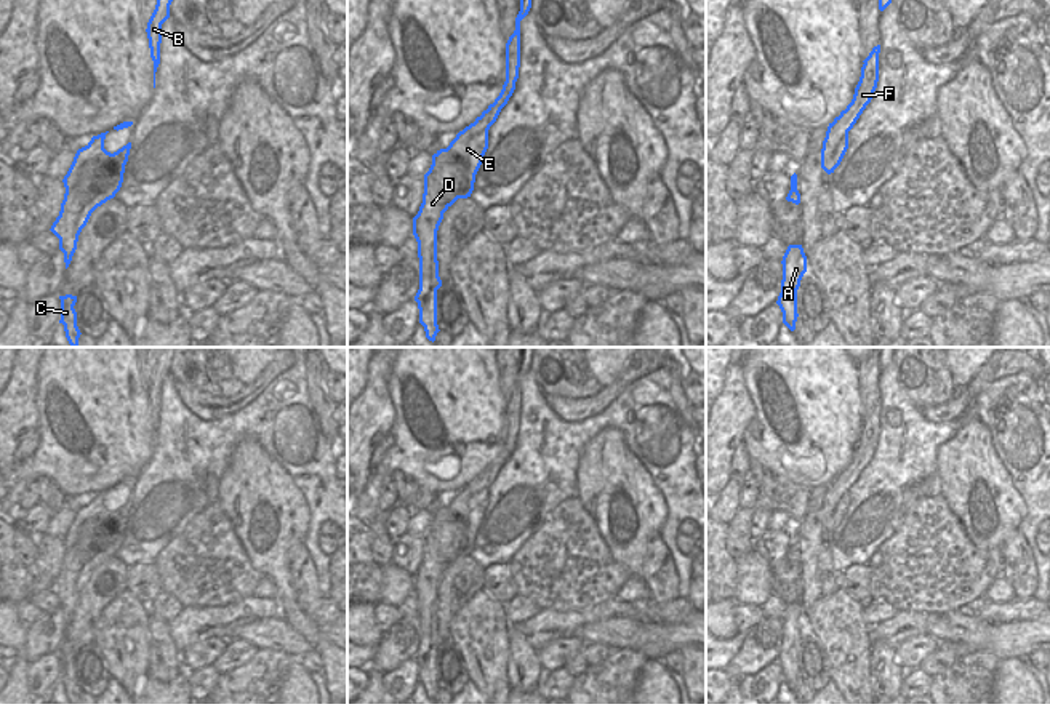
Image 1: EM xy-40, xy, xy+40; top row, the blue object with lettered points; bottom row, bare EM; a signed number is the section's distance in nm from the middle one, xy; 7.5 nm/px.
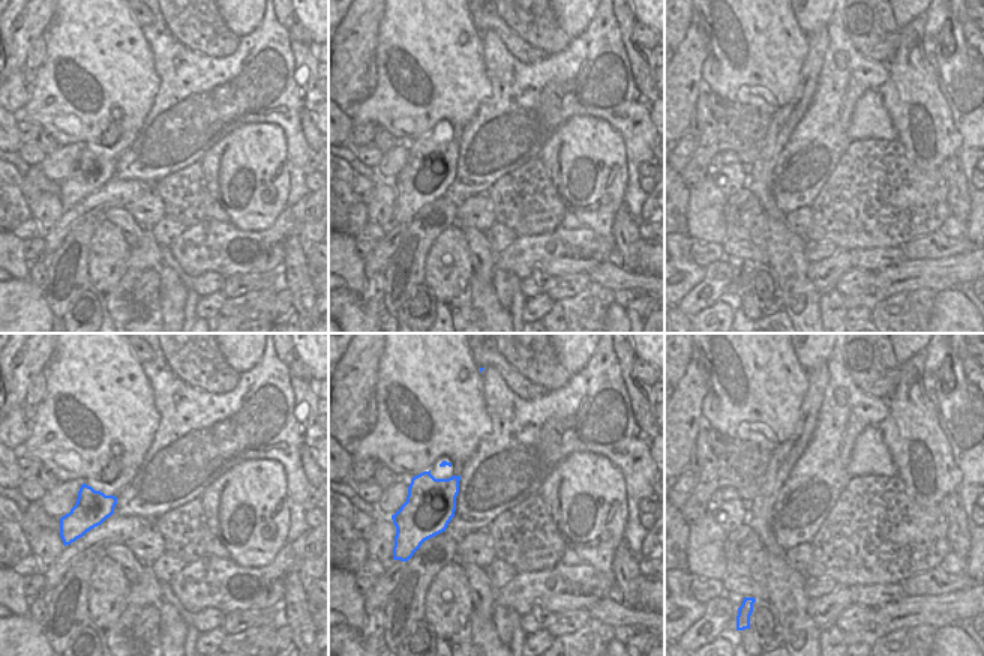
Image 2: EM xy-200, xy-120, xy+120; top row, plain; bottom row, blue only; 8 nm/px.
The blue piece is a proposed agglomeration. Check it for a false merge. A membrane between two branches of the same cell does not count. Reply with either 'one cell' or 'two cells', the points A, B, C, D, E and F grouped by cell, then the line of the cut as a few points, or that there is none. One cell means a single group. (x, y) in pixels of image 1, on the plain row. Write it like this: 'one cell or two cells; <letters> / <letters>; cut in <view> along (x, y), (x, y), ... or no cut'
one cell; A B C D E F; no cut

